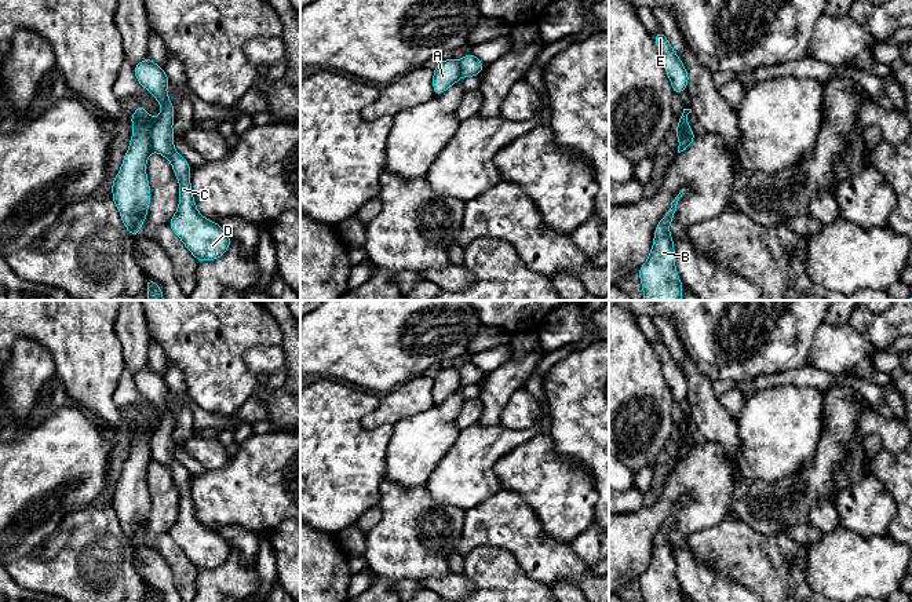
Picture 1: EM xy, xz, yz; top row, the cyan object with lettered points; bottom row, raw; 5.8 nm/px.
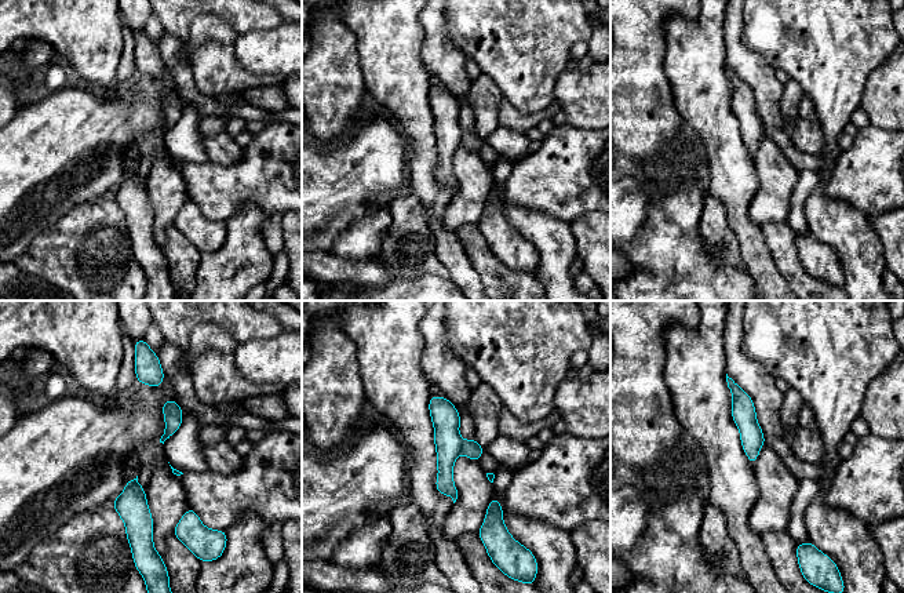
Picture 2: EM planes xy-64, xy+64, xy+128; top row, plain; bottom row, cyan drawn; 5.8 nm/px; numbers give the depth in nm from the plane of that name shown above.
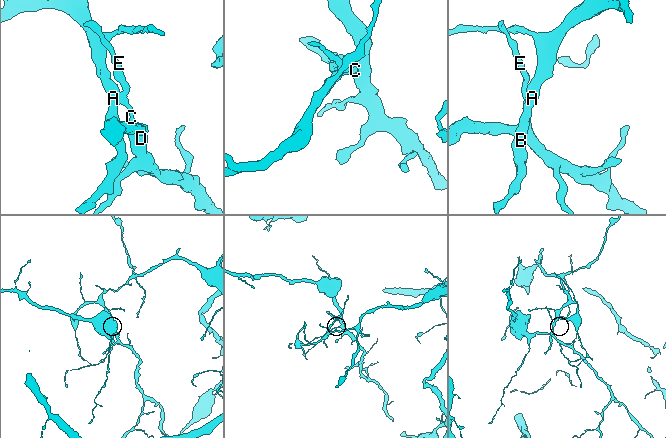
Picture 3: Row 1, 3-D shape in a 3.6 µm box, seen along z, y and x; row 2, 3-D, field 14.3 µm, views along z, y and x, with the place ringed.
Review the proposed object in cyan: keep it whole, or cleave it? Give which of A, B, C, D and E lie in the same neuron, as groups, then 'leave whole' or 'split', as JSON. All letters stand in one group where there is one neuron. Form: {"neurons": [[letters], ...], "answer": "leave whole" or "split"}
{"neurons": [["A", "B"], ["C", "D", "E"]], "answer": "split"}

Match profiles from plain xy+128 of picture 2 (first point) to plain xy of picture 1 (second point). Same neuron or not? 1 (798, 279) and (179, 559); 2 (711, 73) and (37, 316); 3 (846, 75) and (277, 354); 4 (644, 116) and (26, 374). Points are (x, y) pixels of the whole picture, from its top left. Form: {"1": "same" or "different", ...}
{"1": "same", "2": "same", "3": "different", "4": "same"}

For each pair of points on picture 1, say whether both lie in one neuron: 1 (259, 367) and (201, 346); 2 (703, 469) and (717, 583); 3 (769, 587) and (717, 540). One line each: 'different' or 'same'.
1: different
2: different
3: same

